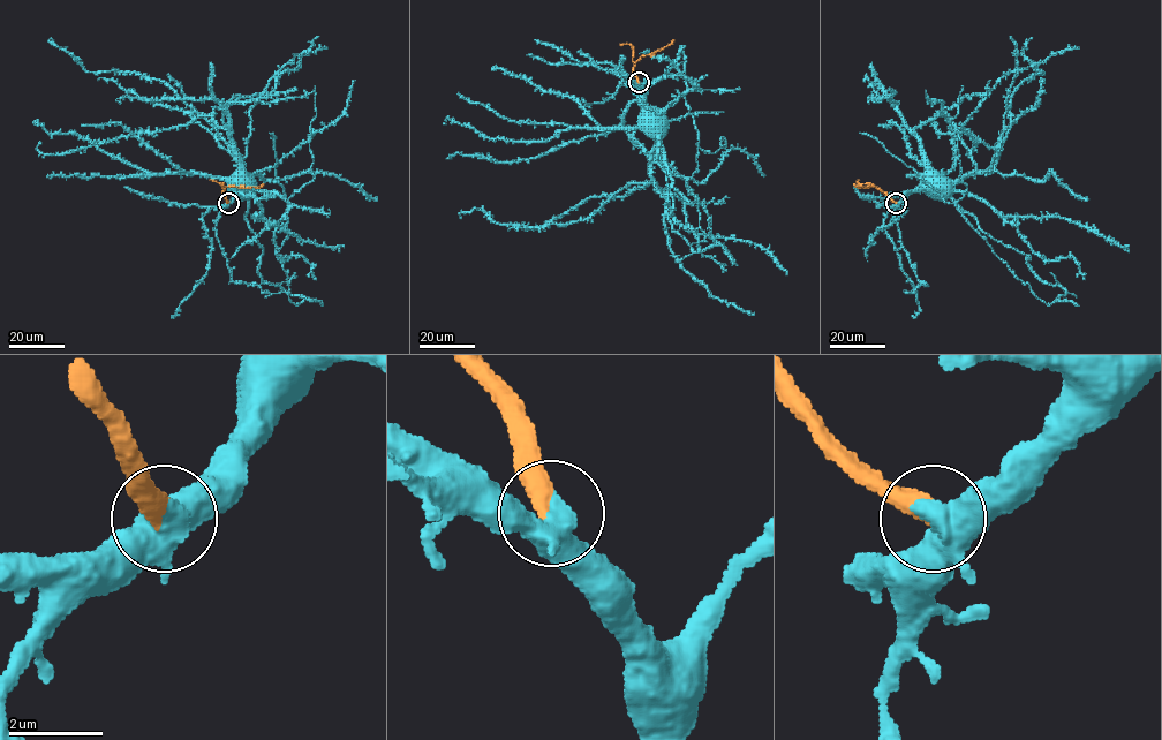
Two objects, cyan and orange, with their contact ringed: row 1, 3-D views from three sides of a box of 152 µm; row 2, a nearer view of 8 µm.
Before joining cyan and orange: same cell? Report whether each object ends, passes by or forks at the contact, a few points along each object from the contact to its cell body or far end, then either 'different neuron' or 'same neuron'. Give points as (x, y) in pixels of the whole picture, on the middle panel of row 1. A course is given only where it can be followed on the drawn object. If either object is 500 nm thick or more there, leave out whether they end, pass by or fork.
cyan forks | orange ends | cyan via (639, 82), (644, 100), (639, 116), (641, 122) | orange via (639, 82), (633, 73), (636, 61), (674, 39) | different neuron

